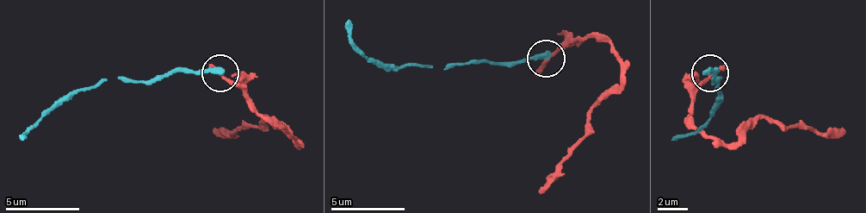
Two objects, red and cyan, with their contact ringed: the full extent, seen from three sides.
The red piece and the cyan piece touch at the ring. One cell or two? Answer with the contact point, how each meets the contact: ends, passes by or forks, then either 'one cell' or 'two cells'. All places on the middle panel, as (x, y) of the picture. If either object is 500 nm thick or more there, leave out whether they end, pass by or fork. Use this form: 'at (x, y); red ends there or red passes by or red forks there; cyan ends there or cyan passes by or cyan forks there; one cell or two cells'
at (546, 58); red passes by; cyan ends there; two cells

